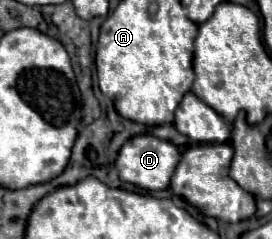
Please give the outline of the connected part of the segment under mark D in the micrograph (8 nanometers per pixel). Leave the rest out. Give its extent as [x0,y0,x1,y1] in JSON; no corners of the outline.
[116,135,180,191]

